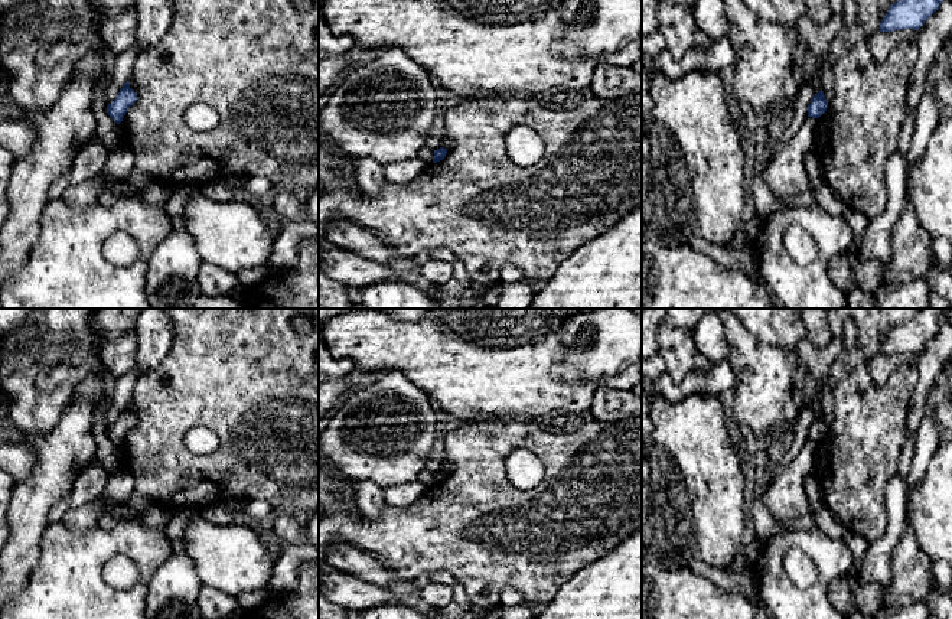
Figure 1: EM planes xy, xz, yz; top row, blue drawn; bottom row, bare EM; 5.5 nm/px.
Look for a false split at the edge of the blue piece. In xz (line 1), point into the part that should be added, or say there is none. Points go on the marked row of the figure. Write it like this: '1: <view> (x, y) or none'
1: none

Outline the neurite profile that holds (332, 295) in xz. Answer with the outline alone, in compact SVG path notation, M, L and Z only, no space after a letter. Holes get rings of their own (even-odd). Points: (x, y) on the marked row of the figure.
M319 265L319 309L352 309L348 287L332 280Z

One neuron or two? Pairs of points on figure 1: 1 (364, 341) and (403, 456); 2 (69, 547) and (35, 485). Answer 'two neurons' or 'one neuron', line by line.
1: two neurons
2: two neurons

